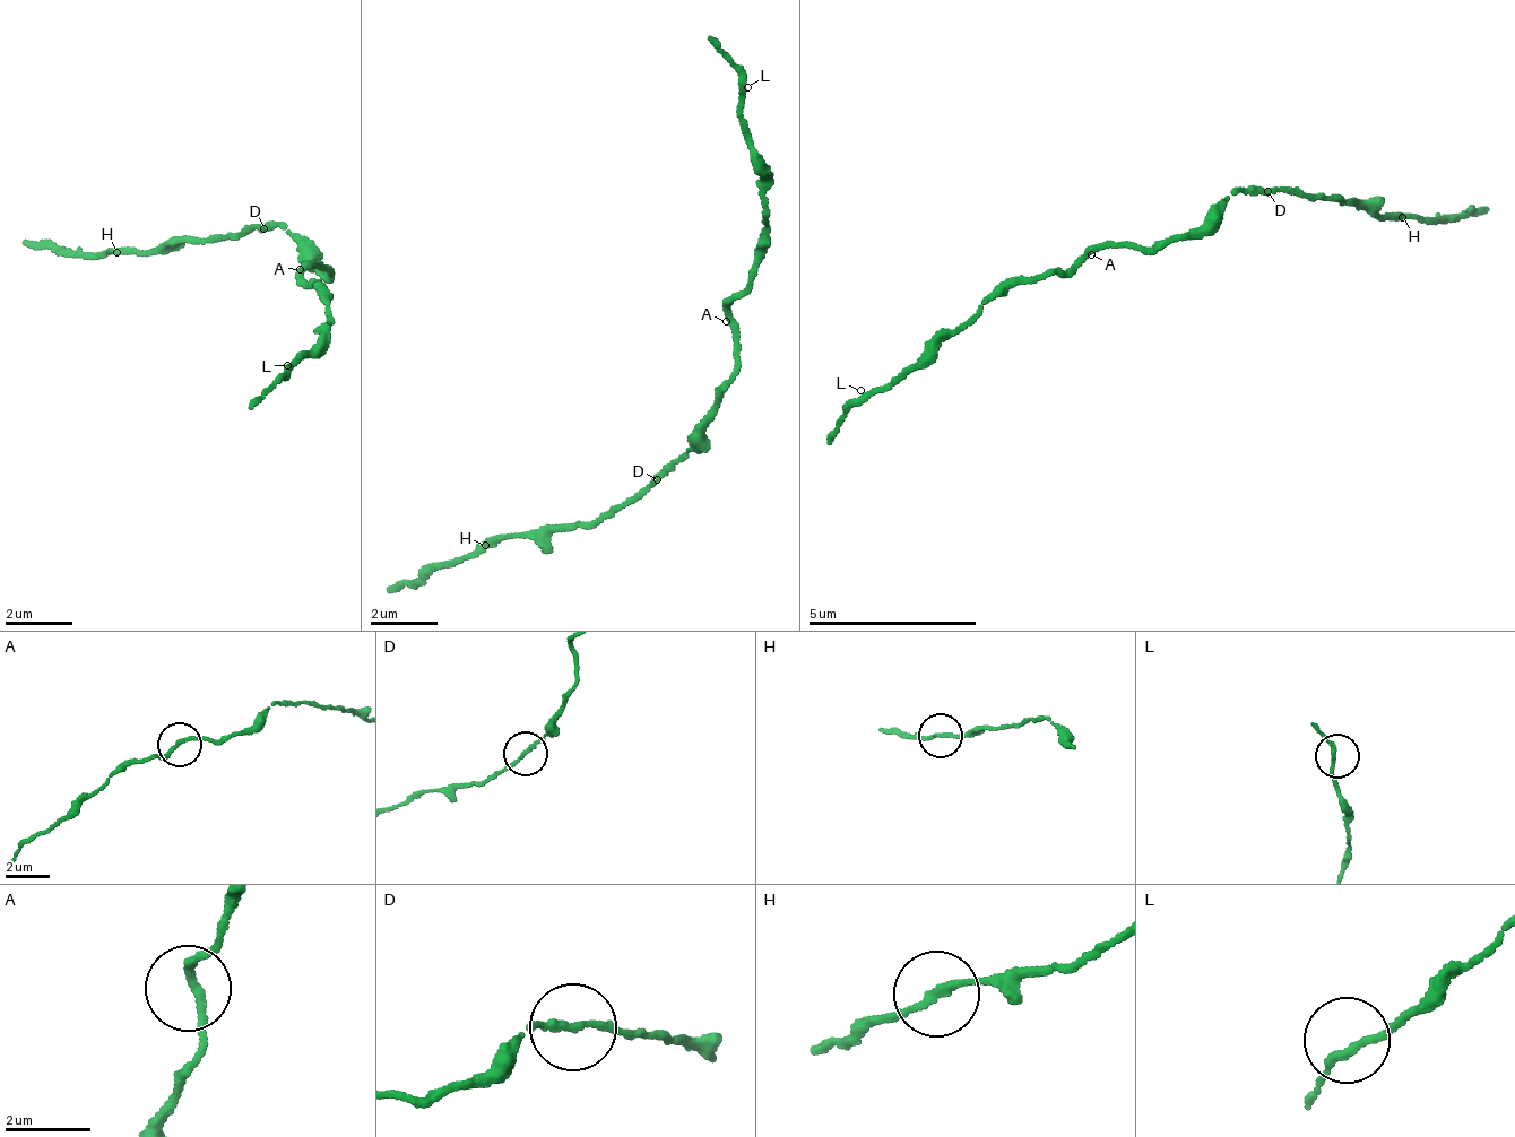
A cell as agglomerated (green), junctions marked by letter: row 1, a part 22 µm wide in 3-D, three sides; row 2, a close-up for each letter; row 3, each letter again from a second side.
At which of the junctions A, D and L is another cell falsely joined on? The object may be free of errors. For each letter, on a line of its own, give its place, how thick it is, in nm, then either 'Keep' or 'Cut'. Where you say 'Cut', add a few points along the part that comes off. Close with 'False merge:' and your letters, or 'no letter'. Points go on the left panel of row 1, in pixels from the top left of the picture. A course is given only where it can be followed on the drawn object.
A: Place: (300, 269). Thickness 170 nm. Keep
D: Place: (263, 228). Thickness 160 nm. Keep
L: Place: (287, 365). Thickness 160 nm. Keep
False merge: no letter

